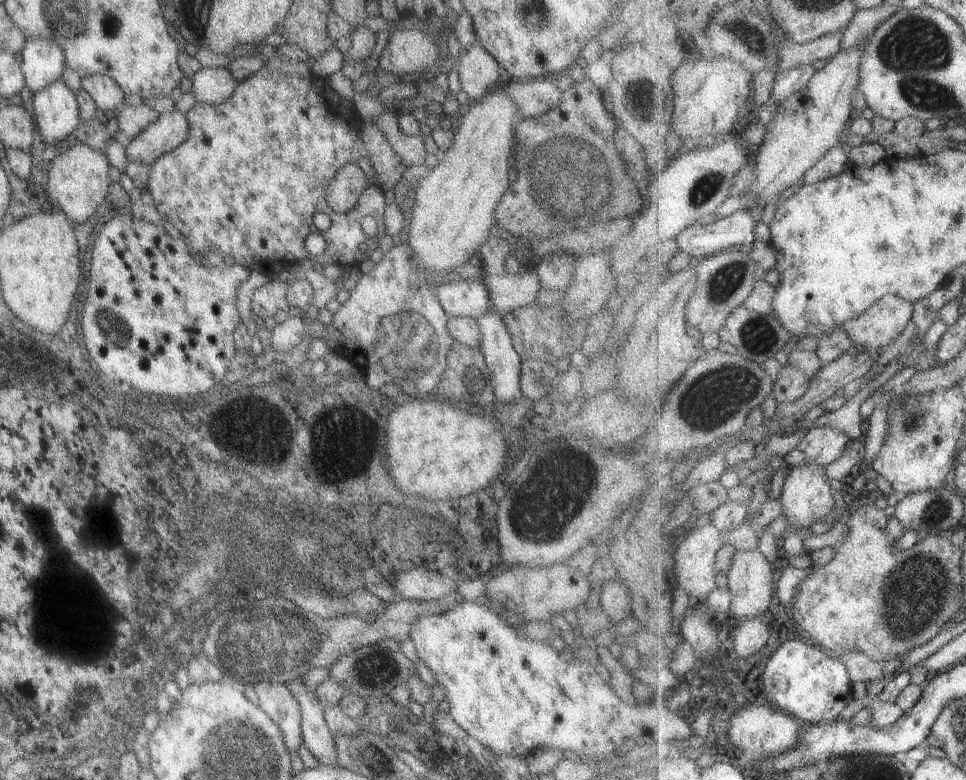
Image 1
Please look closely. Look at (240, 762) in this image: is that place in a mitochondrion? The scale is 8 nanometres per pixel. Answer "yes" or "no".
yes

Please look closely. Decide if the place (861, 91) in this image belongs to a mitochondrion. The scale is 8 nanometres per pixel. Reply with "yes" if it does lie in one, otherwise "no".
no

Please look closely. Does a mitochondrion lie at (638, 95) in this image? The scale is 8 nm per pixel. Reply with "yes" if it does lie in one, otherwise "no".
no

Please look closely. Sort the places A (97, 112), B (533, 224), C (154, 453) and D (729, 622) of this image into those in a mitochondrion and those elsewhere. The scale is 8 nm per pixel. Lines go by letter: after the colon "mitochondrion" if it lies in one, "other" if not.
A: other
B: other
C: mitochondrion
D: other

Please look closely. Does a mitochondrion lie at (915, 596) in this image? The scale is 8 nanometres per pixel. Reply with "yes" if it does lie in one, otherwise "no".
yes

